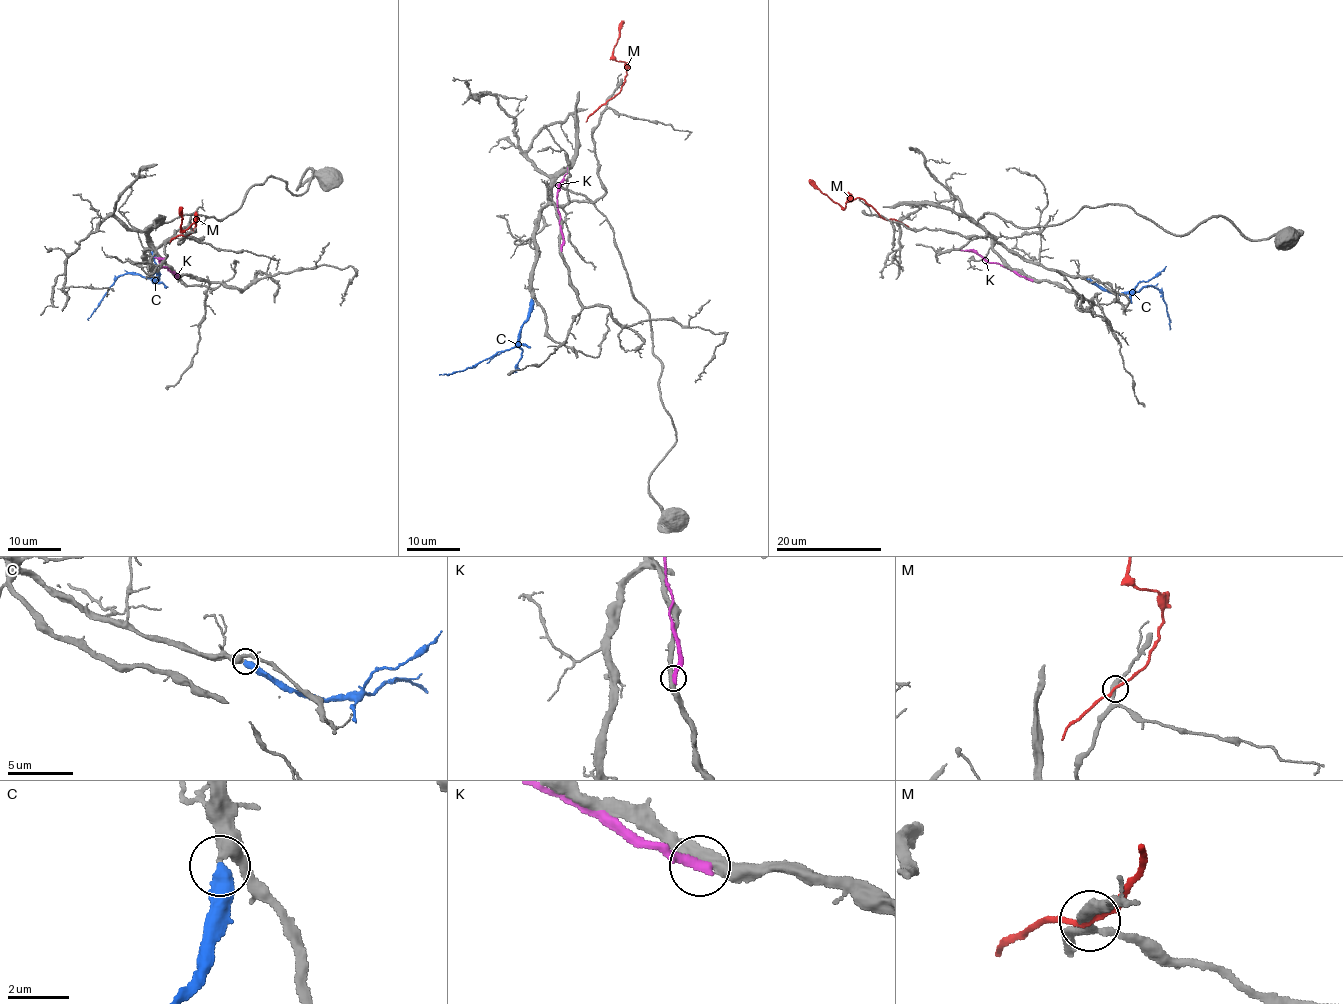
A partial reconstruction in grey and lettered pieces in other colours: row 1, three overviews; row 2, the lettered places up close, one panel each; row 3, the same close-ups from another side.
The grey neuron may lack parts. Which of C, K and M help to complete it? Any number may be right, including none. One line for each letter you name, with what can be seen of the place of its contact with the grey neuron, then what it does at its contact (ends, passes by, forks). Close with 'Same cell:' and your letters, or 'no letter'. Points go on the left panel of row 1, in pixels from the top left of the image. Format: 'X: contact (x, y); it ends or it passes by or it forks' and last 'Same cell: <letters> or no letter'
C: contact (156, 270); it ends
Same cell: C

